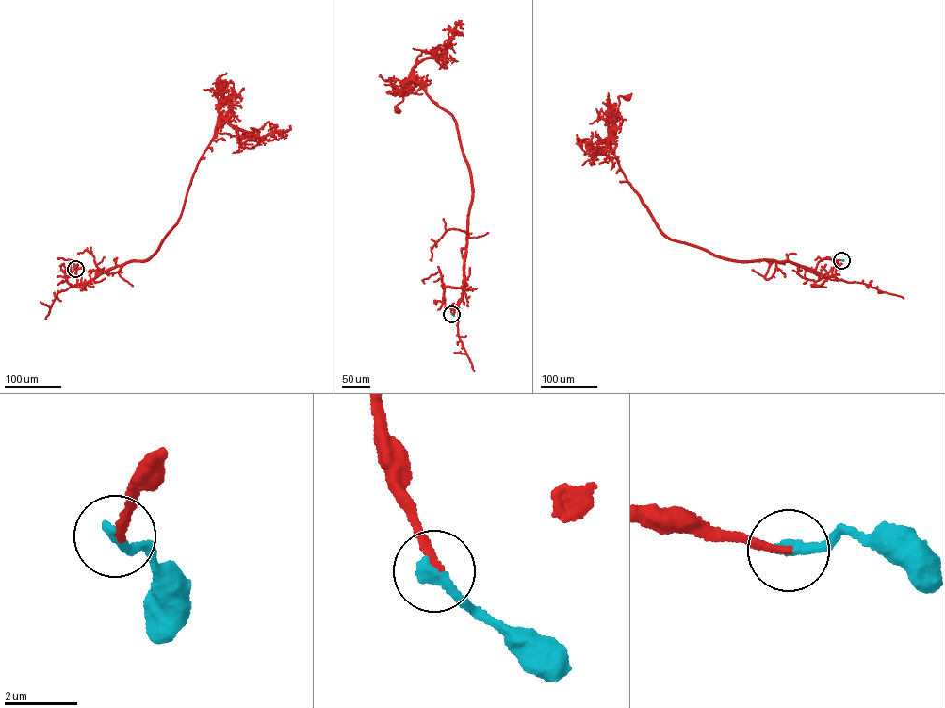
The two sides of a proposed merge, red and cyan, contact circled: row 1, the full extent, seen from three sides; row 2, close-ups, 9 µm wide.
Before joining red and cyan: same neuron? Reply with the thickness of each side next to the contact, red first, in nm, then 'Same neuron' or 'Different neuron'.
Thickness 200 nm (red) against 340 nm. Same neuron

